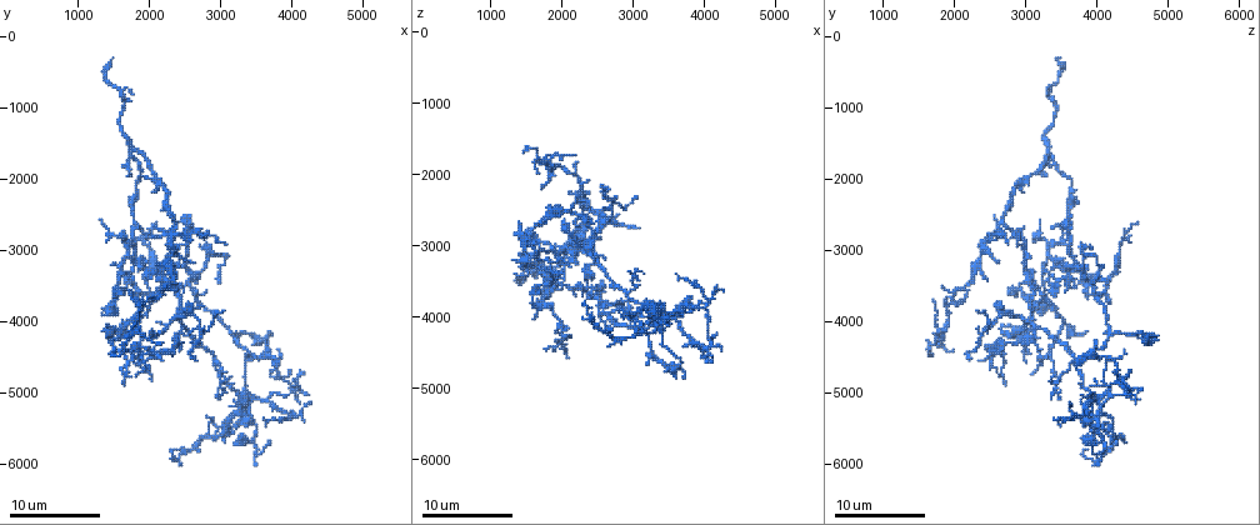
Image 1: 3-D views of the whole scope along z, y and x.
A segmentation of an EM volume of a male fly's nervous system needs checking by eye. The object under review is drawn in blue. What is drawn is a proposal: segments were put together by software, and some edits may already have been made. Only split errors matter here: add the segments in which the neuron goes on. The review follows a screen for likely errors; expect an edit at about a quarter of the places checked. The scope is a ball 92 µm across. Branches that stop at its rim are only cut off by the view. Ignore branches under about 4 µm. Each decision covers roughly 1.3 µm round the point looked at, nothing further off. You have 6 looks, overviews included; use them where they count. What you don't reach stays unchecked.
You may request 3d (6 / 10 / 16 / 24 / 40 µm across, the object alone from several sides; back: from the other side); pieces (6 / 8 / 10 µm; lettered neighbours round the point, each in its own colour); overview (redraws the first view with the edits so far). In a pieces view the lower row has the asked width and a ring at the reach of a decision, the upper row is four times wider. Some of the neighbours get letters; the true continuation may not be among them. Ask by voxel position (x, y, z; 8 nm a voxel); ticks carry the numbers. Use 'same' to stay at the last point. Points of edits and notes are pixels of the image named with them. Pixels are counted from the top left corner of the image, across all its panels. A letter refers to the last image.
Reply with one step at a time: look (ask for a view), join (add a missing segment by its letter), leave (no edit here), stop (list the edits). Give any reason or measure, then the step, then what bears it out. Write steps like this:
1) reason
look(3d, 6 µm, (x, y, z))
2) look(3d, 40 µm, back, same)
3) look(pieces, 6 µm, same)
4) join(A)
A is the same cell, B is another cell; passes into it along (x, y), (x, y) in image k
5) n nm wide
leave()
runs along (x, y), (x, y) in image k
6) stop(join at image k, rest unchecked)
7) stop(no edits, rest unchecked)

look(3d, 10 µm, (2650, 4550, 2200))

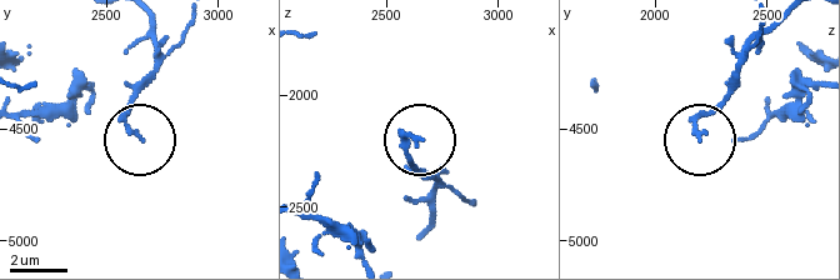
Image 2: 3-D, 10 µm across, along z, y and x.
look(pieces, 10 µm, same)

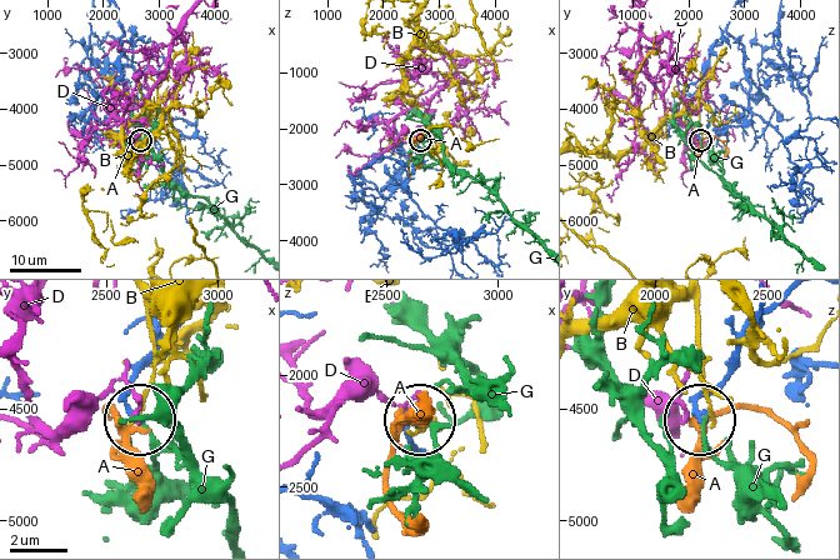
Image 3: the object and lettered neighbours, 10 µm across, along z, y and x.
leave()
A, B, D and G are other cells; none of them fits

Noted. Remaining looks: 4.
tapers out
look(3d, 6 µm, (2000, 2750, 3650))

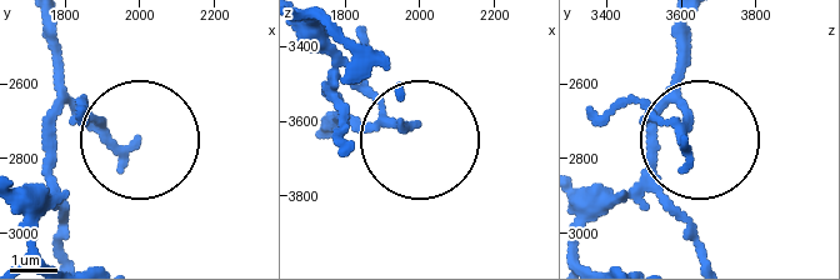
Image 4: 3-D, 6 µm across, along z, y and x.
see the neighbours
look(pieces, 10 µm, (1990, 2760, 3620))

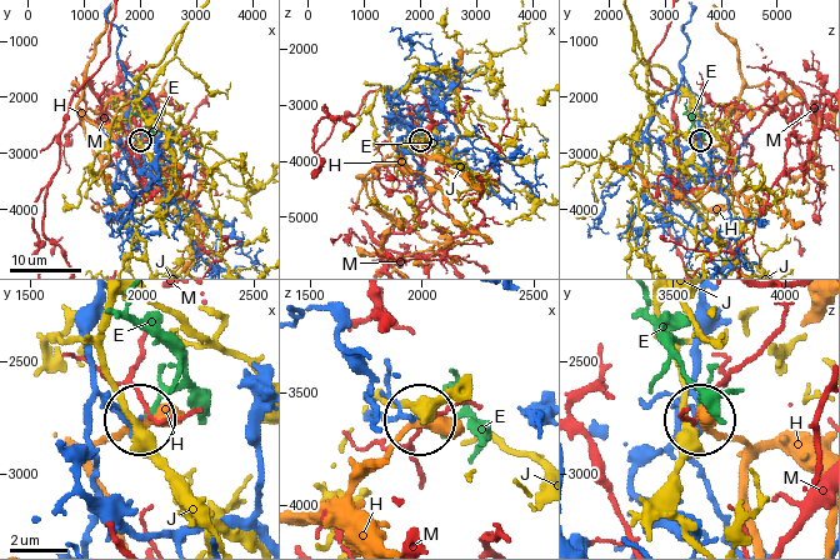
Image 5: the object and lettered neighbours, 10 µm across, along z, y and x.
join(E)
E is the same cell, H, J and M are other cells; it goes on there

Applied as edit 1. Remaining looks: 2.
tapers out
look(3d, 6 µm, (4150, 4700, 4200))

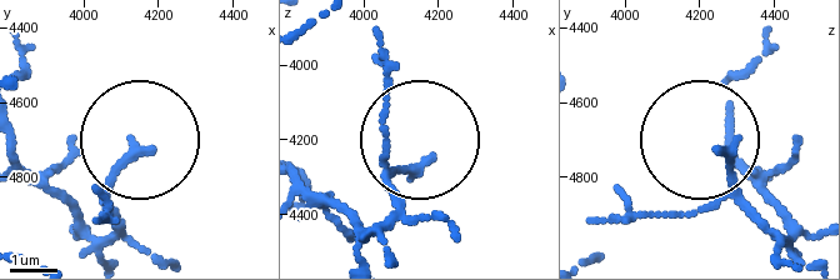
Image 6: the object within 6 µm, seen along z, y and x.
what lies round it
look(pieces, 10 µm, (4180, 4720, 4250))

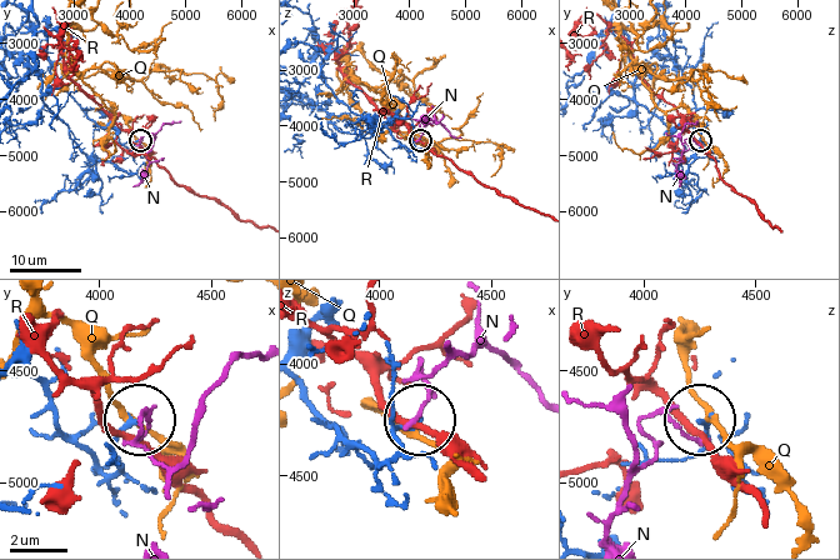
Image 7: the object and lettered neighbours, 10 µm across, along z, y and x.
leave()
N, Q and R are other cells; no lettered segment goes on from it

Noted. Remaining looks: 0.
stop(join at image 5, rest unchecked)

